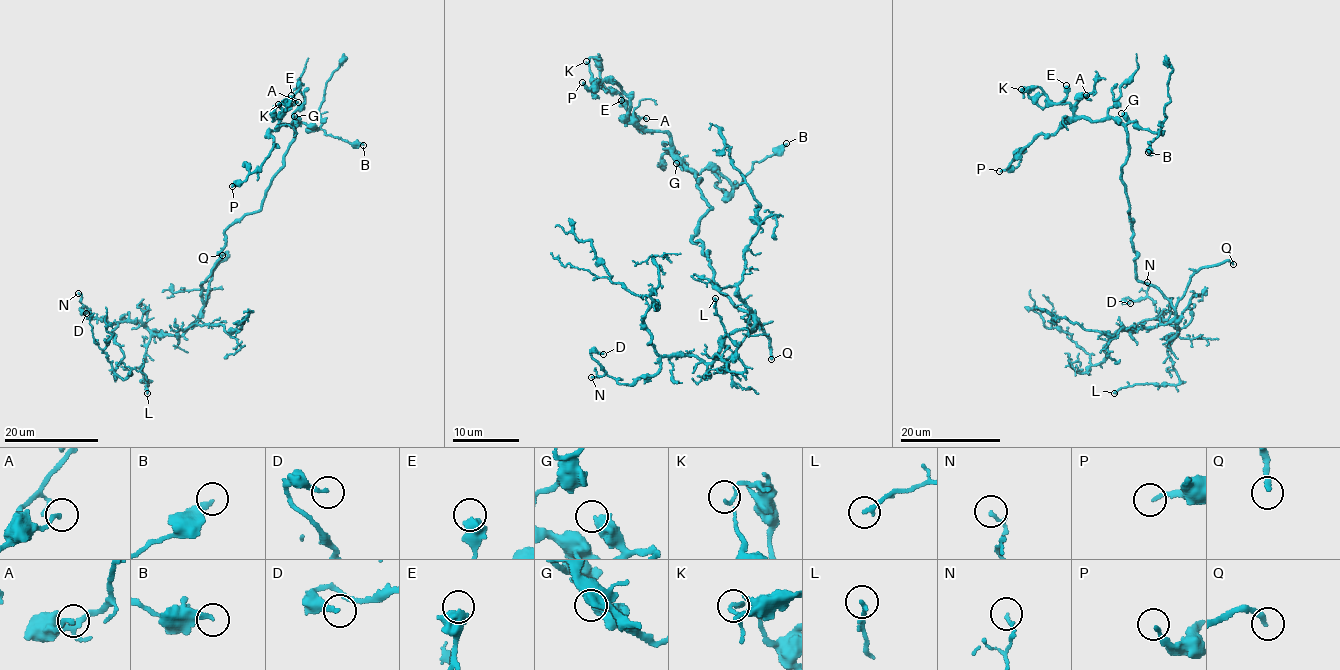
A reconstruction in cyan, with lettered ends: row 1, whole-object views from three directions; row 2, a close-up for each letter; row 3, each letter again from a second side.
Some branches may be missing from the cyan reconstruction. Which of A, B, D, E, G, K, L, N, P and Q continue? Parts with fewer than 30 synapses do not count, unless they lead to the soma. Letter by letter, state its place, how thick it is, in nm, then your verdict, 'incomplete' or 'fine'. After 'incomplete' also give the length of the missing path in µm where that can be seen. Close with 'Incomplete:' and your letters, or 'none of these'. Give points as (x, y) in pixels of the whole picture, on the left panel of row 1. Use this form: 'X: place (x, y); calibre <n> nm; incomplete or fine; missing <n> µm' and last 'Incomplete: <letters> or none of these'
A: place (298, 102); calibre 160 nm; fine
B: place (363, 145); calibre 240 nm; fine
D: place (86, 313); calibre 180 nm; fine
E: place (291, 95); calibre 650 nm; fine
G: place (294, 116); calibre 480 nm; fine
K: place (278, 104); calibre 90 nm; fine
L: place (147, 393); calibre 200 nm; fine
N: place (78, 293); calibre 130 nm; fine
P: place (232, 186); calibre 160 nm; fine
Q: place (222, 255); calibre 240 nm; incomplete; missing 100 µm
Incomplete: Q

